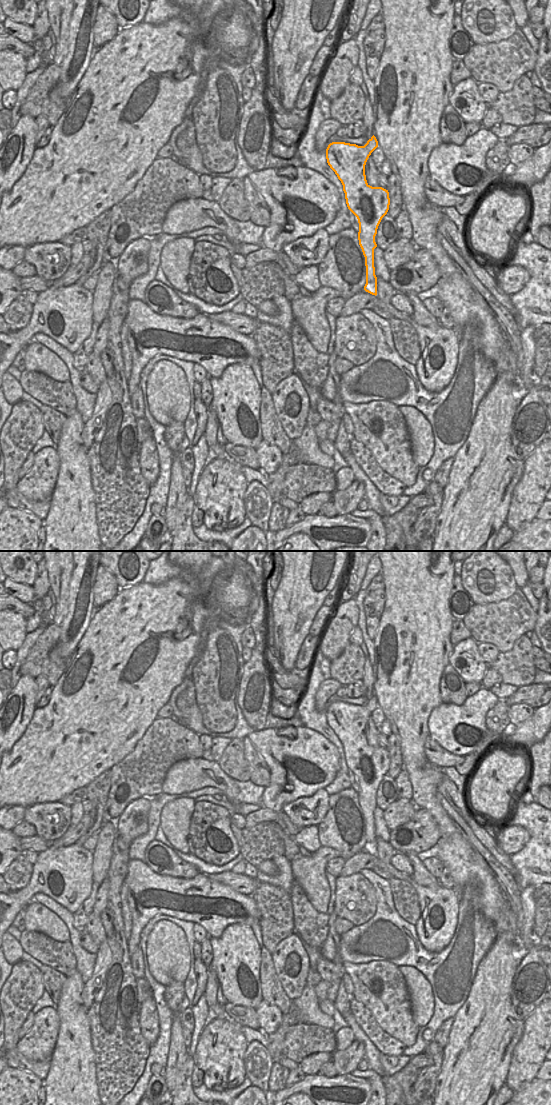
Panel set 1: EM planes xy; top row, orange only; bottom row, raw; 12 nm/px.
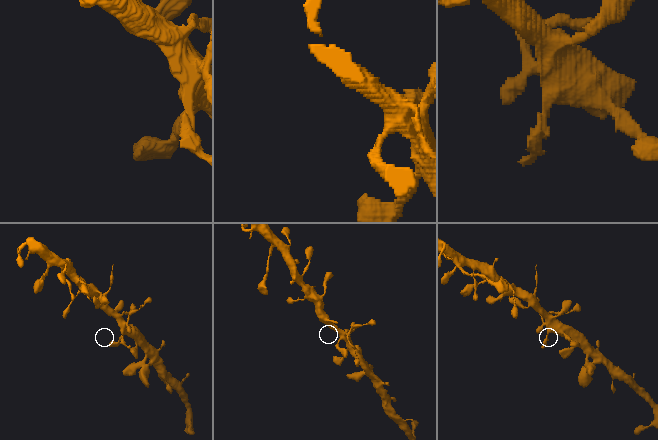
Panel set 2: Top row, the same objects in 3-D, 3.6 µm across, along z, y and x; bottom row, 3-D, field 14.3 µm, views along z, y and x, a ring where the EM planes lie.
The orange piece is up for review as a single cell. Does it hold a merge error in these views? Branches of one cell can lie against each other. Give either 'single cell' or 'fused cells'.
single cell

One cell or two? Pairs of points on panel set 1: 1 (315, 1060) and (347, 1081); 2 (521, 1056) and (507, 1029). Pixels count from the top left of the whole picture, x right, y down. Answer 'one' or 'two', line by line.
1: two
2: two

